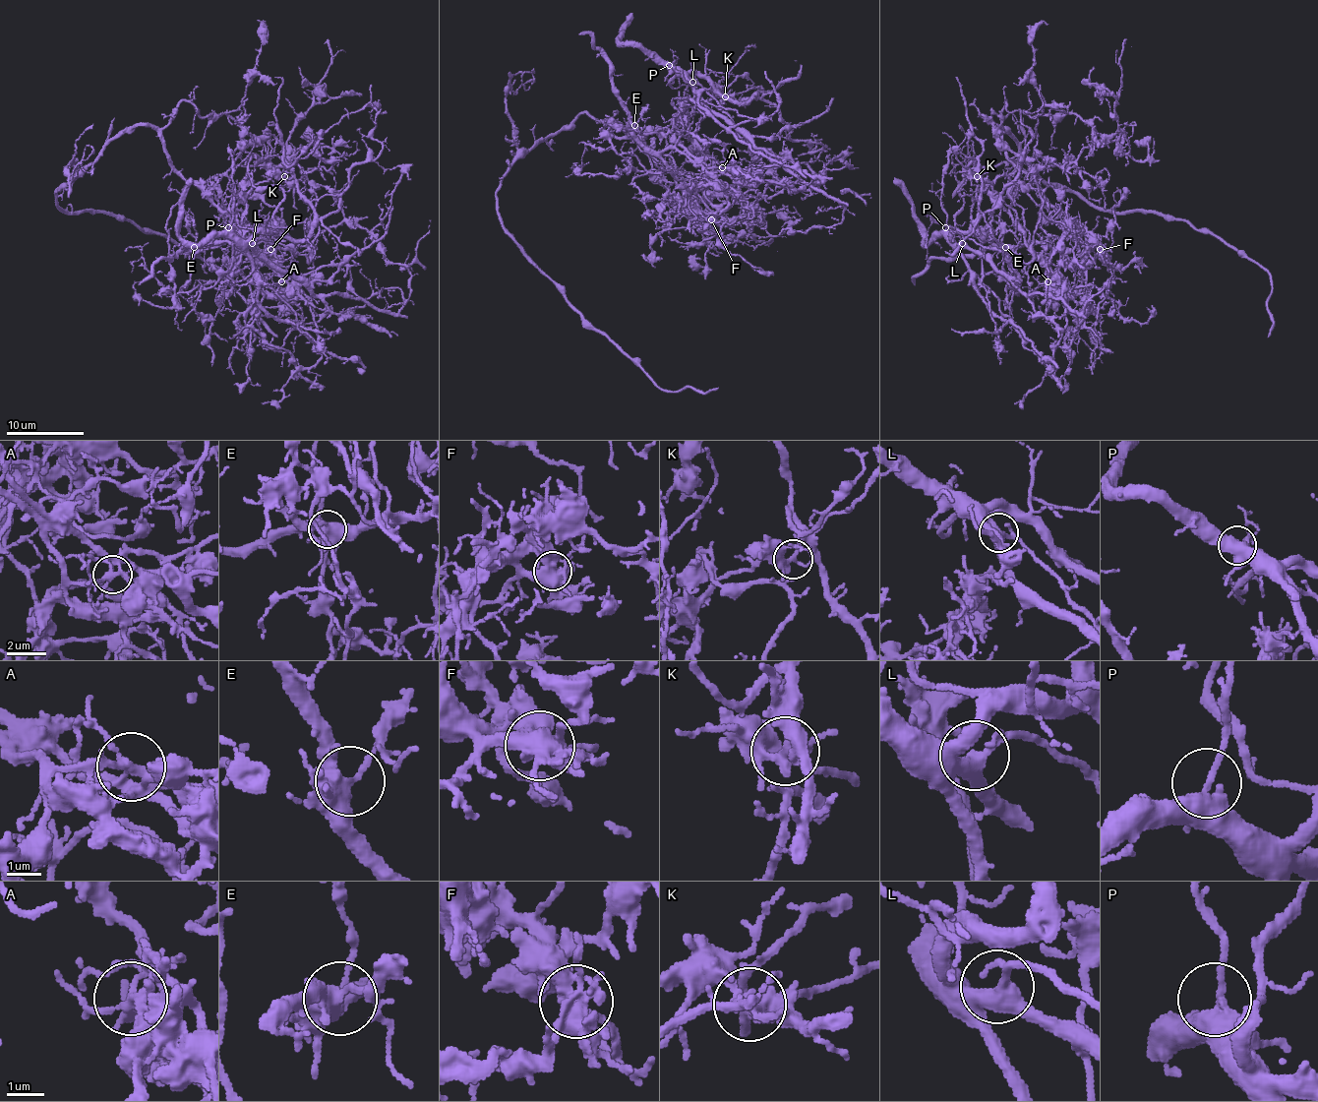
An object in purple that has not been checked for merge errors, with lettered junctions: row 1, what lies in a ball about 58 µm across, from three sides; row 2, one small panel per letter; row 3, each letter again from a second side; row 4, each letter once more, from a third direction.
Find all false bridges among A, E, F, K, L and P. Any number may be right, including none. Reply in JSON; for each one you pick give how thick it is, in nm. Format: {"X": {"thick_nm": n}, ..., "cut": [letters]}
{"A": {"thick_nm": 240}, "F": {"thick_nm": 550}, "K": {"thick_nm": 240}, "cut": ["A", "F", "K"]}

